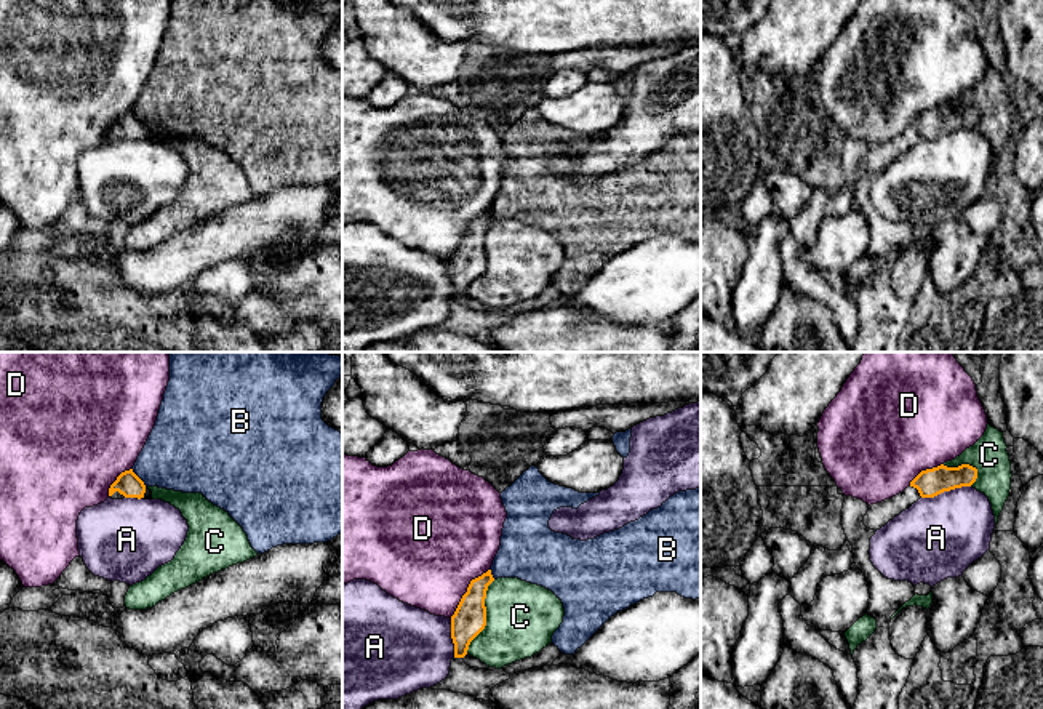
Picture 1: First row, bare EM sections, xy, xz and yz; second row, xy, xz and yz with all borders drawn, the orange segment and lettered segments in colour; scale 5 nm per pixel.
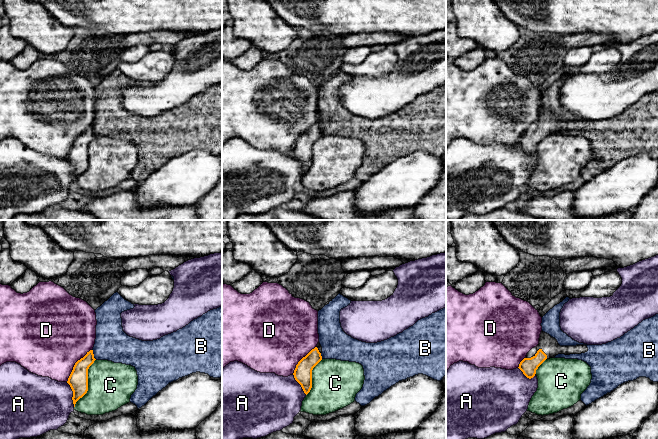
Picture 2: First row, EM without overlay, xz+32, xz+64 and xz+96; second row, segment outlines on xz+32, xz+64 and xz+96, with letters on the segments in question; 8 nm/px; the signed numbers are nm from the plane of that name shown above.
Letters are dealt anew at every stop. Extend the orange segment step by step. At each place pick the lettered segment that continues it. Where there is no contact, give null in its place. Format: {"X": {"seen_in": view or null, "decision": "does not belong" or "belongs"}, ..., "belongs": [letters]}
{"A": {"seen_in": "yz", "decision": "does not belong"}, "B": {"seen_in": "xy", "decision": "does not belong"}, "C": {"seen_in": "xz", "decision": "does not belong"}, "D": {"seen_in": "xz", "decision": "does not belong"}, "belongs": []}

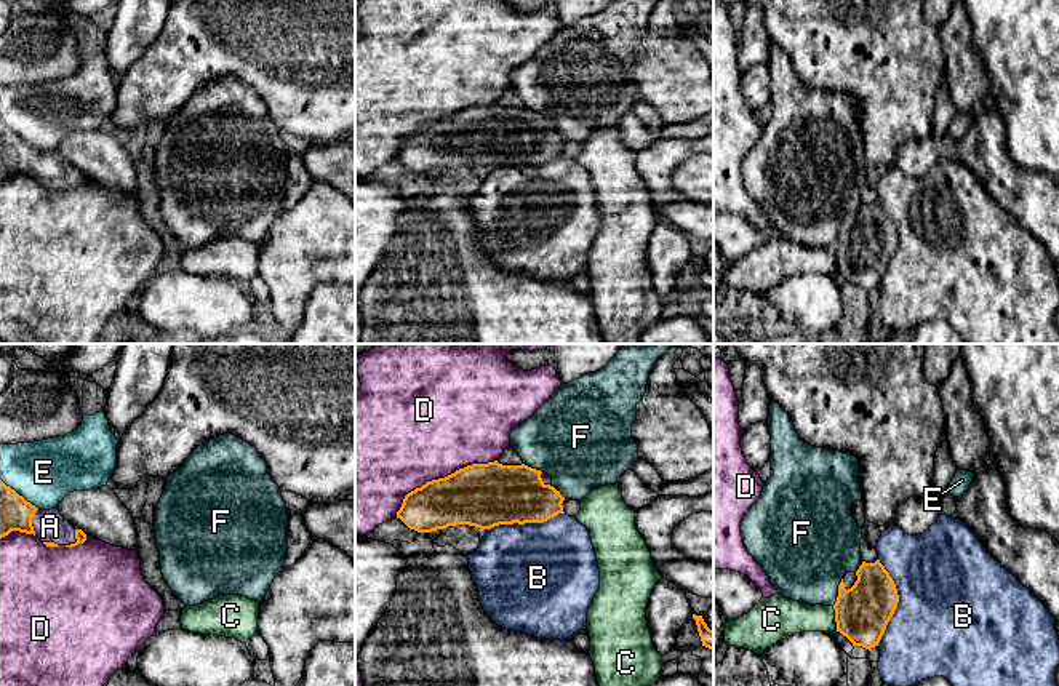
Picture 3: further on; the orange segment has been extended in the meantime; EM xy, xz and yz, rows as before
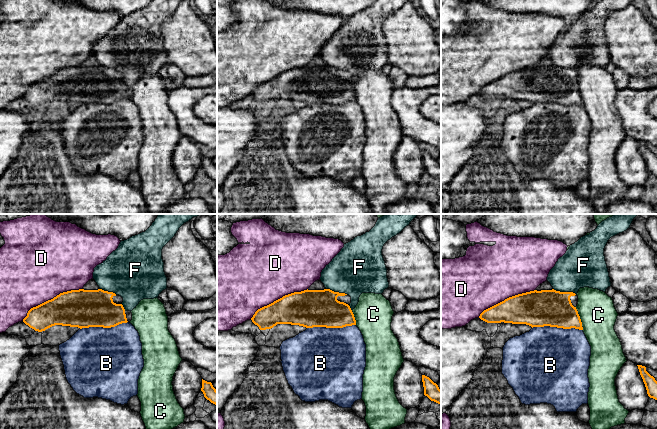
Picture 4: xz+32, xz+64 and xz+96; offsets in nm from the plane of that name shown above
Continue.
{"A": {"seen_in": "xy", "decision": "belongs"}, "B": {"seen_in": "yz", "decision": "does not belong"}, "C": {"seen_in": "yz", "decision": "does not belong"}, "D": {"seen_in": "xz", "decision": "does not belong"}, "E": {"seen_in": "xy", "decision": "does not belong"}, "F": {"seen_in": "yz", "decision": "does not belong"}, "belongs": ["A"]}

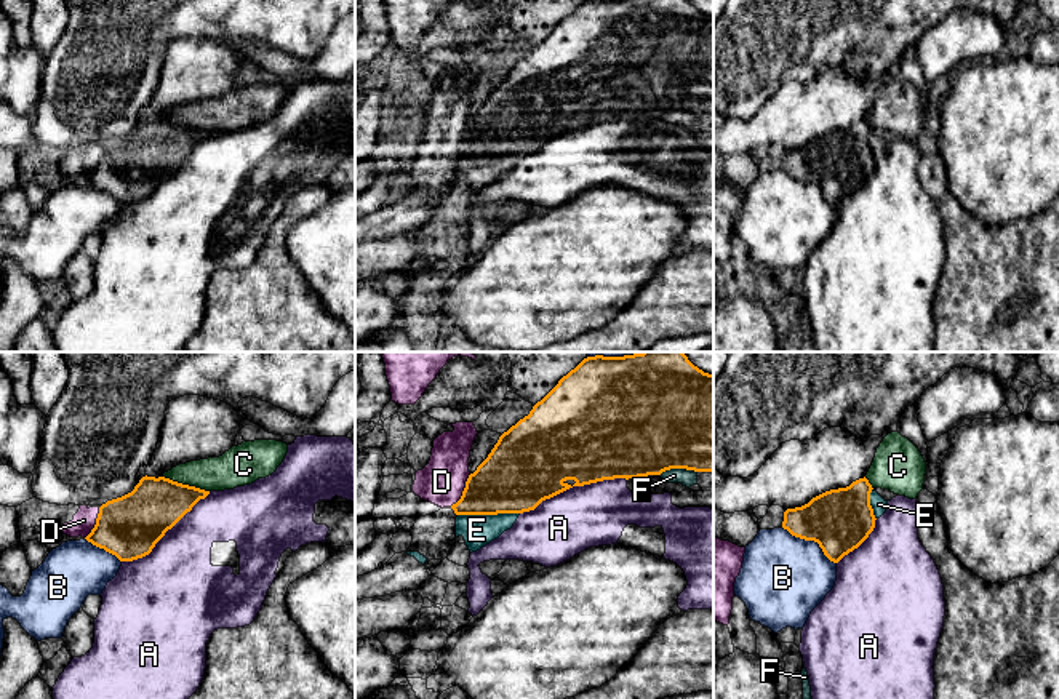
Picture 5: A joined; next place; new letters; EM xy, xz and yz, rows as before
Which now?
{"A": {"seen_in": "xz", "decision": "does not belong"}, "B": {"seen_in": "yz", "decision": "does not belong"}, "C": {"seen_in": "xy", "decision": "does not belong"}, "D": {"seen_in": "xz", "decision": "does not belong"}, "E": {"seen_in": "xz", "decision": "belongs"}, "F": {"seen_in": "xz", "decision": "does not belong"}, "belongs": ["E"]}

